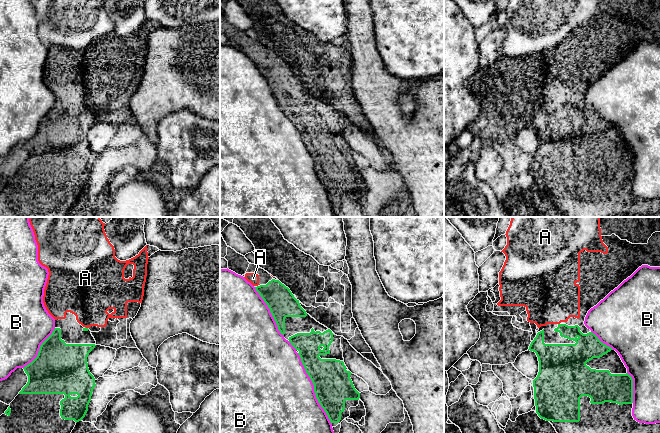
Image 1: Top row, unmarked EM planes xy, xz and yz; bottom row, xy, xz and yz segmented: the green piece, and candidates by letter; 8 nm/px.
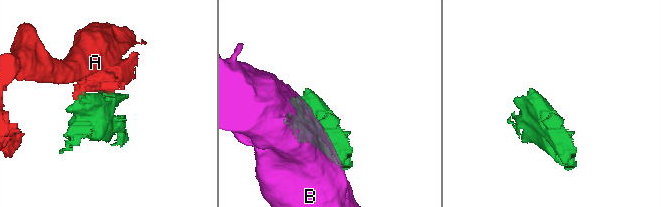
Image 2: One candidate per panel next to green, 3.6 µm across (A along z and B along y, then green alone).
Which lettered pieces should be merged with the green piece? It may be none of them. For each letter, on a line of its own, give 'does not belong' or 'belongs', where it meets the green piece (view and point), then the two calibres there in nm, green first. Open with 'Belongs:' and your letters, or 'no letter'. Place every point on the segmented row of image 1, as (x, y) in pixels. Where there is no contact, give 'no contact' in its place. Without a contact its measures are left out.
Belongs: no letter
A: does not belong; contact xy (85, 327); calibres 30 and 380 nm
B: does not belong; contact xz (314, 389); calibres 300 and 480 nm

